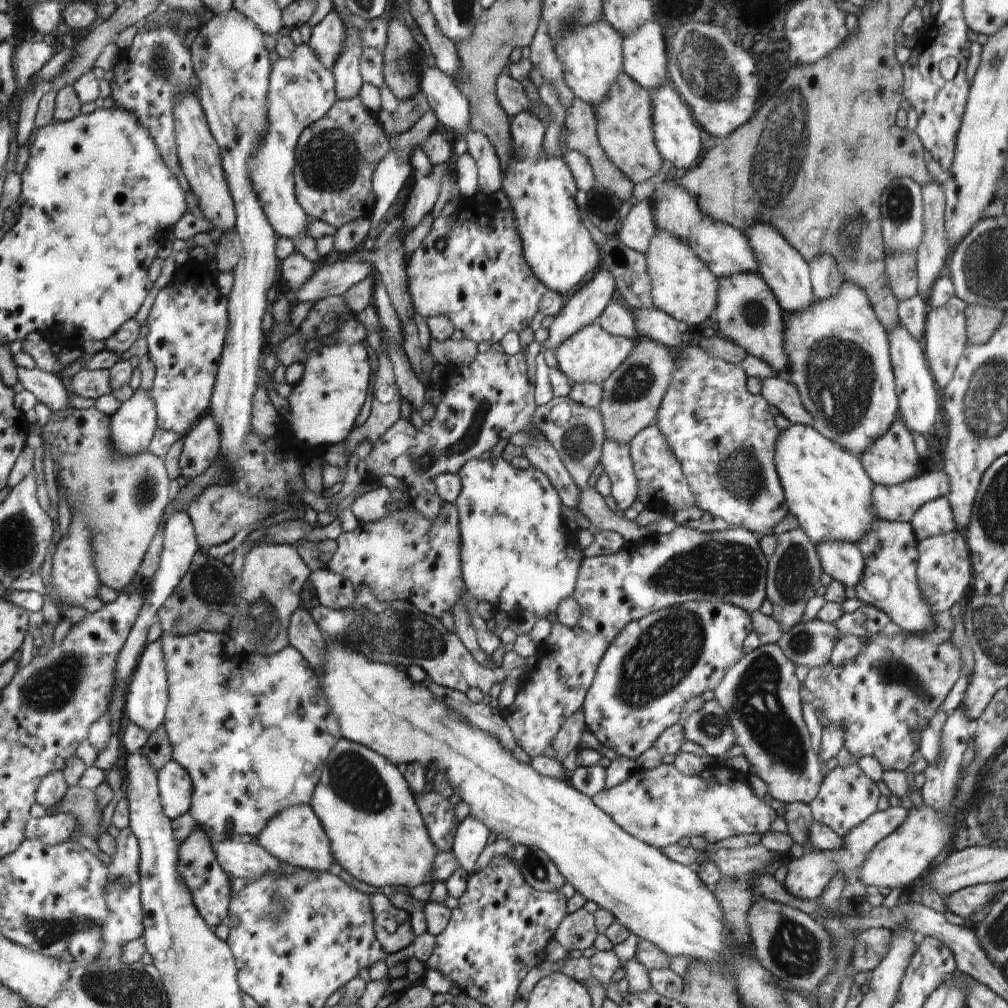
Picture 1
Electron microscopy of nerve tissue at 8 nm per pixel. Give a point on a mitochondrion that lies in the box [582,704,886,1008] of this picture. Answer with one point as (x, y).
(794, 949)

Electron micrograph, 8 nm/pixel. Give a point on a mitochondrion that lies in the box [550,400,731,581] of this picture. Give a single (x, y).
(577, 442)

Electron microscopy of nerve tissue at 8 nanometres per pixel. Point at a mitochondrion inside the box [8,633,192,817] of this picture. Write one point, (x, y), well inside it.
(49, 690)

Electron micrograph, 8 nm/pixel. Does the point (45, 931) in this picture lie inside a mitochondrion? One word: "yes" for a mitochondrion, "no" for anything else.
yes

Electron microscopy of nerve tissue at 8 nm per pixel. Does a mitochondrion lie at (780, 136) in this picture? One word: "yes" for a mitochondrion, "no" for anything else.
yes

